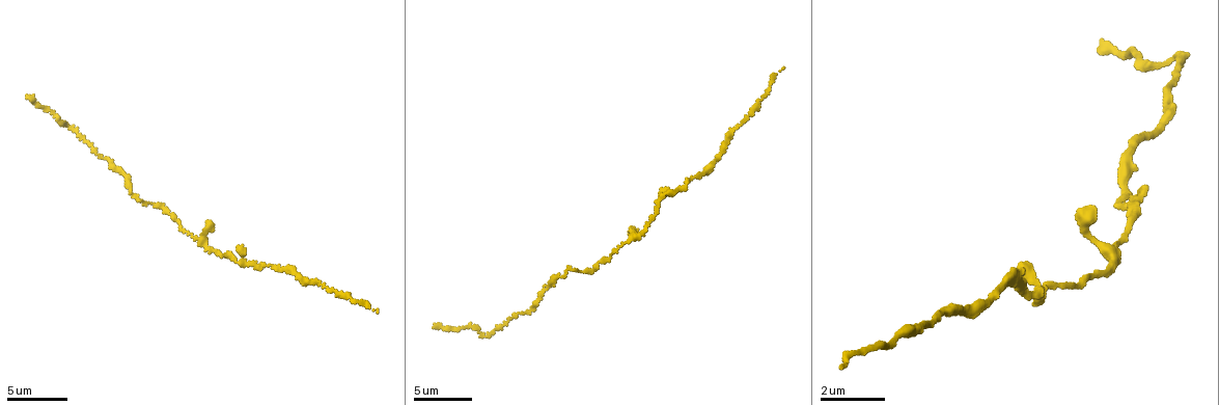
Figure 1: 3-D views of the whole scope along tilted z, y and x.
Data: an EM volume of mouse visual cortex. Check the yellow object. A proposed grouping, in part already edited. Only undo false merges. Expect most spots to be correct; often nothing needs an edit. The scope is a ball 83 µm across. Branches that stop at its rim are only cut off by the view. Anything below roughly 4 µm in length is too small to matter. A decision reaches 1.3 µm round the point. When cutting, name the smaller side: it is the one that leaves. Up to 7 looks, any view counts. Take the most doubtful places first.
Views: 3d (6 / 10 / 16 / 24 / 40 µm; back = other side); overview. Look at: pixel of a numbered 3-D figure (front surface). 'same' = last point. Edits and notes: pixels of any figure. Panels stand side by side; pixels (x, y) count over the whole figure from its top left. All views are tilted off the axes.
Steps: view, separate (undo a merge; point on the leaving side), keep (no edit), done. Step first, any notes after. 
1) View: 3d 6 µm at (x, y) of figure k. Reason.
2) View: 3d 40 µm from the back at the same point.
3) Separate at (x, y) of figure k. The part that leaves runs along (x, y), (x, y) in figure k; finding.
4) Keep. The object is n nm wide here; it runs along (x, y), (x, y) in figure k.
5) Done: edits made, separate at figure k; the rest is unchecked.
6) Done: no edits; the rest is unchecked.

View: 3d 10 µm at (1111, 250) of figure 1. Three arms meet.

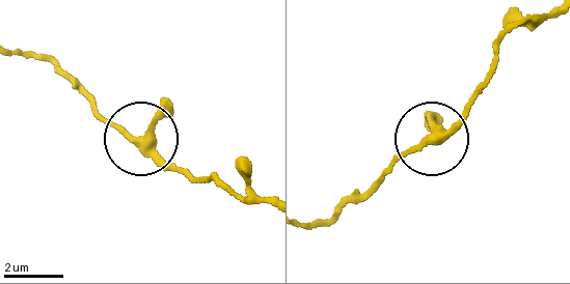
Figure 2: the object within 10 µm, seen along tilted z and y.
View: 3d 6 µm at (134, 139) of figure 2.

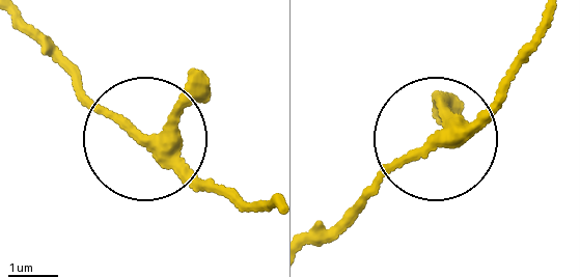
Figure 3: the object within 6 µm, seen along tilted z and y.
Keep. It runs along (433, 147), (531, 58) in figure 3; all the same cell.

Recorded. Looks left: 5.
View: 3d 10 µm at (232, 259) of figure 1.

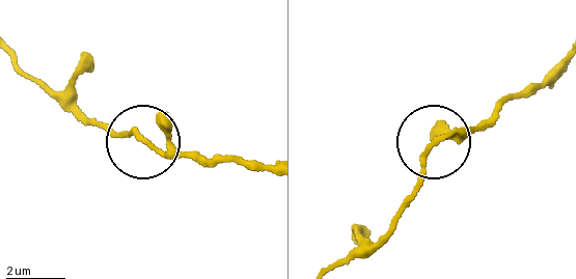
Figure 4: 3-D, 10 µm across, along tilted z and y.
Keep. 3 arms meet here; it runs along (52, 99), (148, 147), (226, 160) in figure 4; all the same cell.

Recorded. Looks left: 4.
View: 3d 6 µm at (566, 274) of figure 1. Calibre changes.

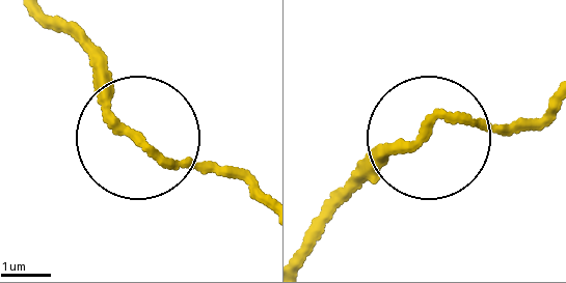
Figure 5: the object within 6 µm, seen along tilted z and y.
Keep. It runs along (546, 113), (443, 122), (342, 179) in figure 5; continuous, no second cell.

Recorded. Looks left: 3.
View: 3d 6 µm at (728, 136) of figure 1. Thick turns thin.

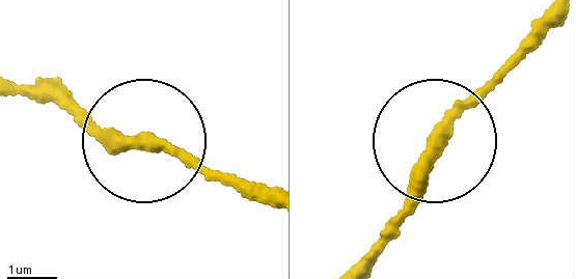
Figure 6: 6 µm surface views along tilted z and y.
View: 3d 6 µm from the back at (150, 141) of figure 6.

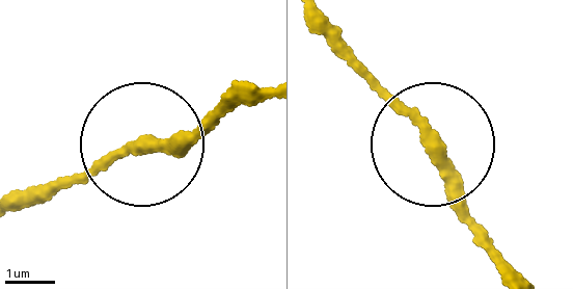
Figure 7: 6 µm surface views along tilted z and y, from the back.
Keep. The object is 260 nm wide here; it runs along (264, 94), (48, 190) in figure 7; continuous, no second cell.

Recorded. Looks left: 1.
Done: no edits; the rest is unchecked.

